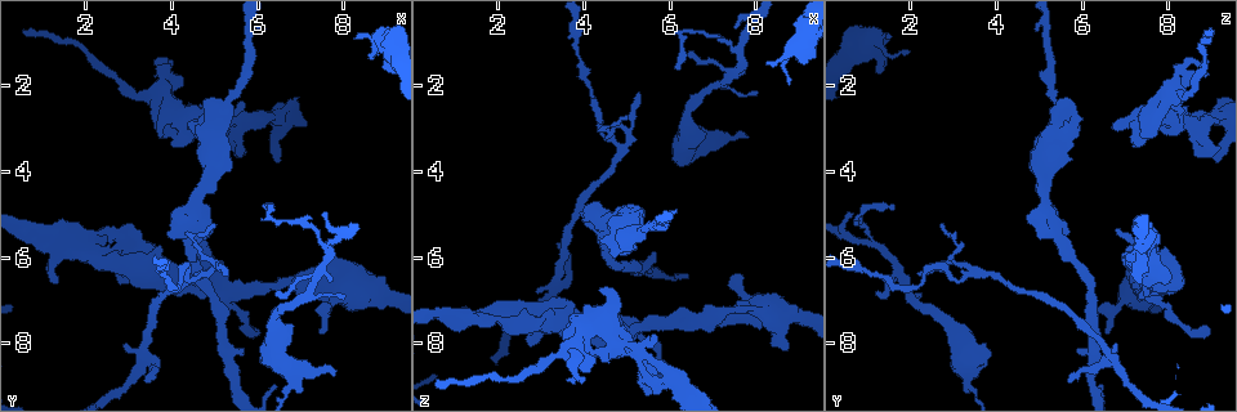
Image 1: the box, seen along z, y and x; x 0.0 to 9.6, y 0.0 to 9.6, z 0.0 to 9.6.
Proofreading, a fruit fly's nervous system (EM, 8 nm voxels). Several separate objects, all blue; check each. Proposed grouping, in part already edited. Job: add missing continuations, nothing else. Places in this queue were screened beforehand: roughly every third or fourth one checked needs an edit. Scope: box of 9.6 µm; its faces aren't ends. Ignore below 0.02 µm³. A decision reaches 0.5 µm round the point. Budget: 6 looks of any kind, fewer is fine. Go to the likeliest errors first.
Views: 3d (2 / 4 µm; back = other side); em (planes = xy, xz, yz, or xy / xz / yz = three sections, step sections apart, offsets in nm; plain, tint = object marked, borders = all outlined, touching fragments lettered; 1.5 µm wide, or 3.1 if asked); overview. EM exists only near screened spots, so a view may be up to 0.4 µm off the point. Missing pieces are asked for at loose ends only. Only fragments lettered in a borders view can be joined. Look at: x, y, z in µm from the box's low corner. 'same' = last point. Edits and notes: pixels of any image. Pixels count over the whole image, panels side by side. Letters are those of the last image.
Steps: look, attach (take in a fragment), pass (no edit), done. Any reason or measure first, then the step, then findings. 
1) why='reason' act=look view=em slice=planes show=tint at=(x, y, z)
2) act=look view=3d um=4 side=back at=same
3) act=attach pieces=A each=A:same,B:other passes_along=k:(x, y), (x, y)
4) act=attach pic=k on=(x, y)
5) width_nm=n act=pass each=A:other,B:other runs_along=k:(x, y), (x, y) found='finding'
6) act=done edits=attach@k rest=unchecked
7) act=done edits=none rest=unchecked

act=look view=em slice=yz step=4 show=tint at=(1.20, 6.60, 7.40)

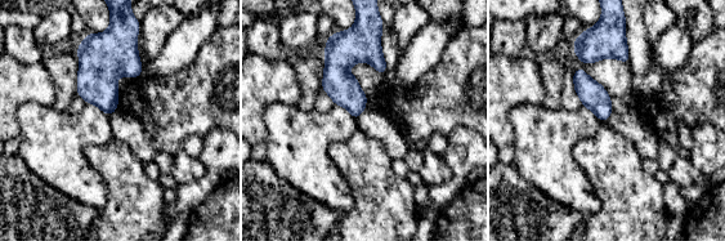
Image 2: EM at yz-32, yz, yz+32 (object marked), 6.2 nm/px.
act=look view=em slice=planes show=borders at=same

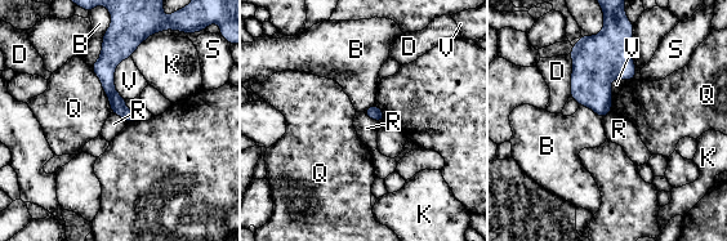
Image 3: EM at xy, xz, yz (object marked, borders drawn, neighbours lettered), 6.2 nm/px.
act=pass each=B:other,D:other,K:other,Q:other,R:other,S:other,V:other found='none of them fits'

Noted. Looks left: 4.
why='thick end' act=look view=3d um=4 side=back at=(8.25, 0.90, 1.50)

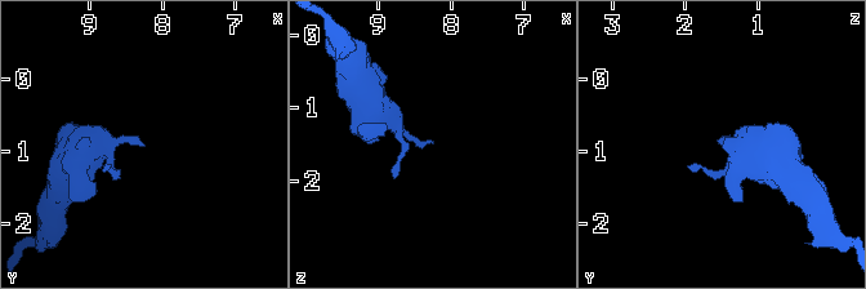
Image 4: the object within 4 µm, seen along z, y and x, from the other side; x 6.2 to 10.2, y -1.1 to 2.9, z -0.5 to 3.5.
why='now the EM' act=look view=em slice=planes show=borders at=(8.30, 0.95, 1.45)

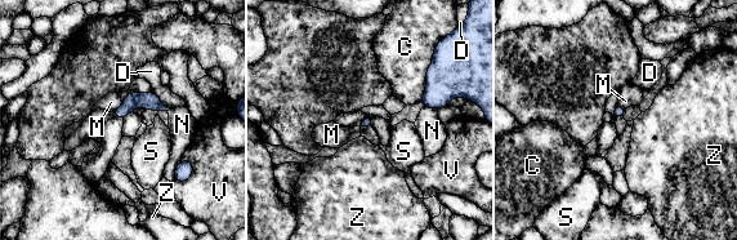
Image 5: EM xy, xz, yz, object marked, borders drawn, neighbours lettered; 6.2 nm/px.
act=pass each=C:other,D:other,M:other,N:other,S:other,V:other,Z:other runs_along=5:(161, 107), (133, 101), (117, 114) found='none of them fits'

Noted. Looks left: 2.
why='an open end' act=look view=em slice=planes show=borders at=(4.00, 3.35, 7.35)

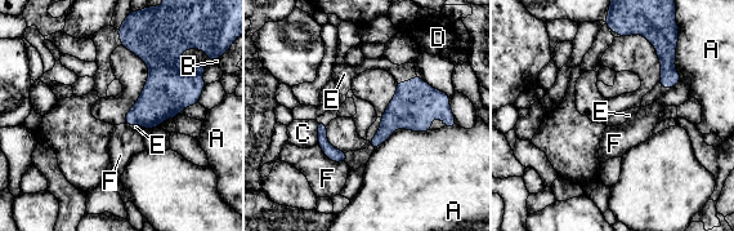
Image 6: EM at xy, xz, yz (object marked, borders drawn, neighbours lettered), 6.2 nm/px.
longest_contact=F:200nm act=attach pieces=E each=A:other,B:other,C:other,D:other,E:same,F:other found='it goes on there'

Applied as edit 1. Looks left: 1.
act=done edits=attach@6 rest=unchecked

